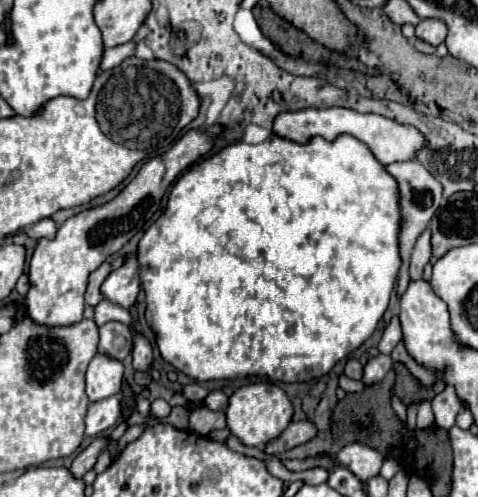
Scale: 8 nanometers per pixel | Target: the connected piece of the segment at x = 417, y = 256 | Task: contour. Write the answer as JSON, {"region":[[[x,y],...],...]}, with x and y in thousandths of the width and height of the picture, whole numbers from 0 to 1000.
{"region":[[[891,461],[870,493],[866,493],[866,505],[862,505],[862,521],[858,521],[858,561],[879,561],[883,557],[883,541],[887,533],[900,525],[900,513],[904,513],[904,493],[900,493],[900,461]]]}

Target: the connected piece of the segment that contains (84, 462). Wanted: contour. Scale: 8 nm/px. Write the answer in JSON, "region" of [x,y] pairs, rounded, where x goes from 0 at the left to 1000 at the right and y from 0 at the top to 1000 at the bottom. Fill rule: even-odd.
{"region":[[[222,879],[197,883],[176,907],[167,907],[167,911],[155,920],[155,928],[151,928],[151,936],[146,936],[146,952],[151,952],[159,964],[172,964],[176,952],[197,940],[197,932],[201,932],[209,907],[222,899],[222,891],[226,891]]]}

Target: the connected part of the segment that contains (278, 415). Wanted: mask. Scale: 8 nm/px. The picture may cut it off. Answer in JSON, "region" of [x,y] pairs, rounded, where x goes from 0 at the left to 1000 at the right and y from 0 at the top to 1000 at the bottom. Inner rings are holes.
{"region":[[[531,771],[531,775],[510,775],[502,779],[485,799],[477,815],[477,863],[485,875],[502,883],[502,891],[552,903],[561,891],[577,887],[590,867],[603,859],[615,835],[615,819],[598,791],[569,771]]]}

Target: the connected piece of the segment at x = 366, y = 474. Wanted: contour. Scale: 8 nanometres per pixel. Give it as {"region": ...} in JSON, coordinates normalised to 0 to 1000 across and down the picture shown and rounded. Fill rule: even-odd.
{"region":[[[736,891],[736,895],[724,895],[720,903],[711,903],[703,911],[699,928],[732,940],[732,948],[749,964],[770,968],[795,952],[803,915],[795,907],[782,907],[782,899],[766,899],[757,891]]]}

